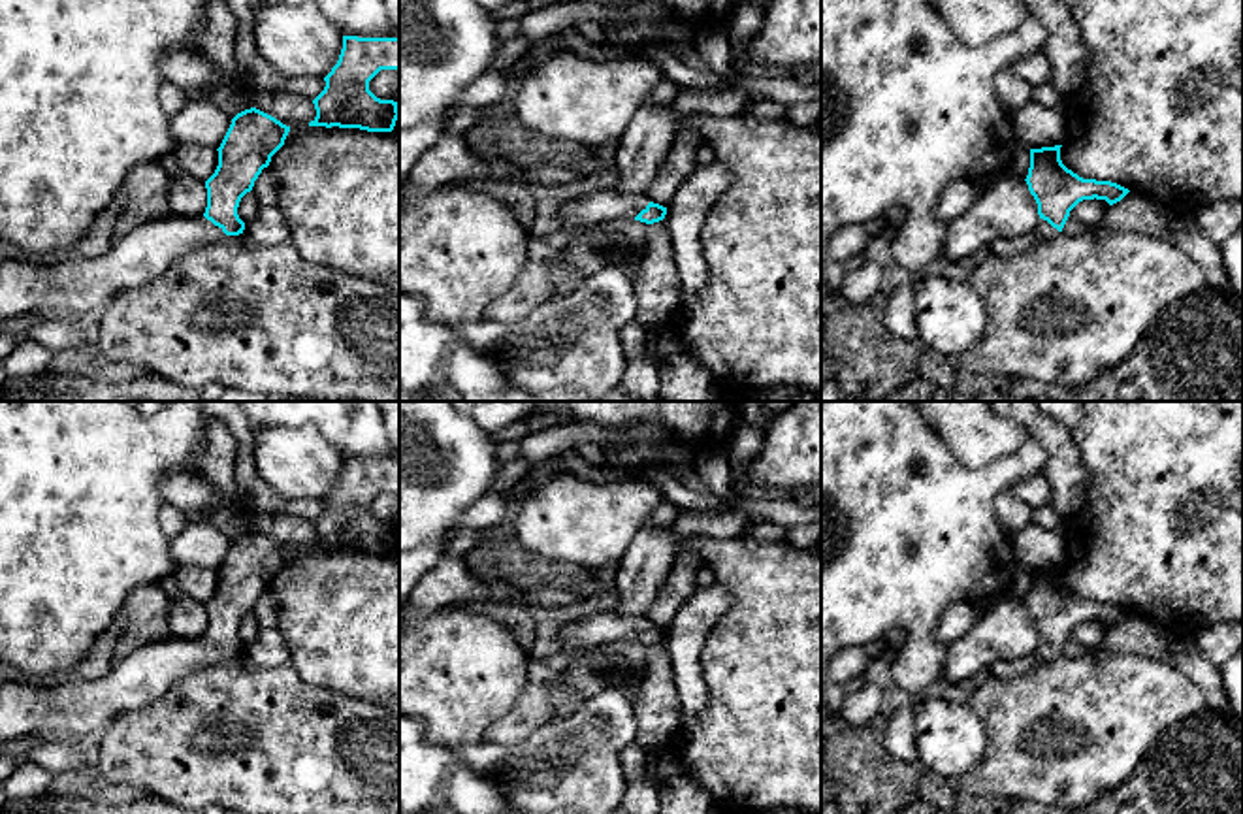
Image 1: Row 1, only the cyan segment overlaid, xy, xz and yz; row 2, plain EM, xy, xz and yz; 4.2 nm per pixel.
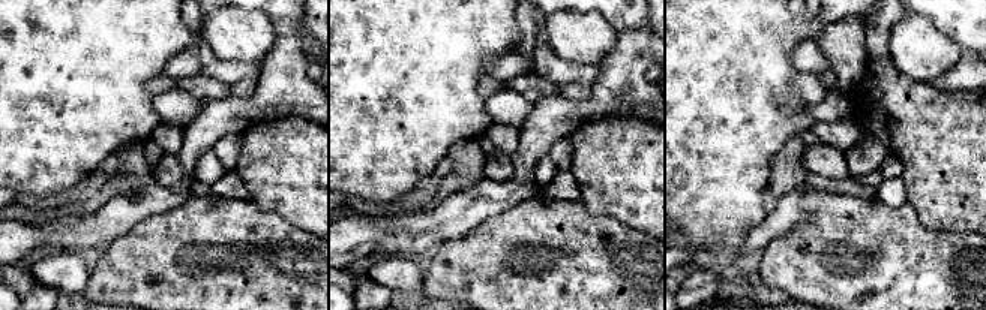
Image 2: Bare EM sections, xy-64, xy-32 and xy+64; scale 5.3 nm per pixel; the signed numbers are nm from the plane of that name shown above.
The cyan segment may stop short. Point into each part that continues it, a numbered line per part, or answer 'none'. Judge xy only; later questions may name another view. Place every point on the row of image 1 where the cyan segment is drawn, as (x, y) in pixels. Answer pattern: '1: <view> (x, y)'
1: xy (72, 287)

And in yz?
1: yz (1044, 230)

